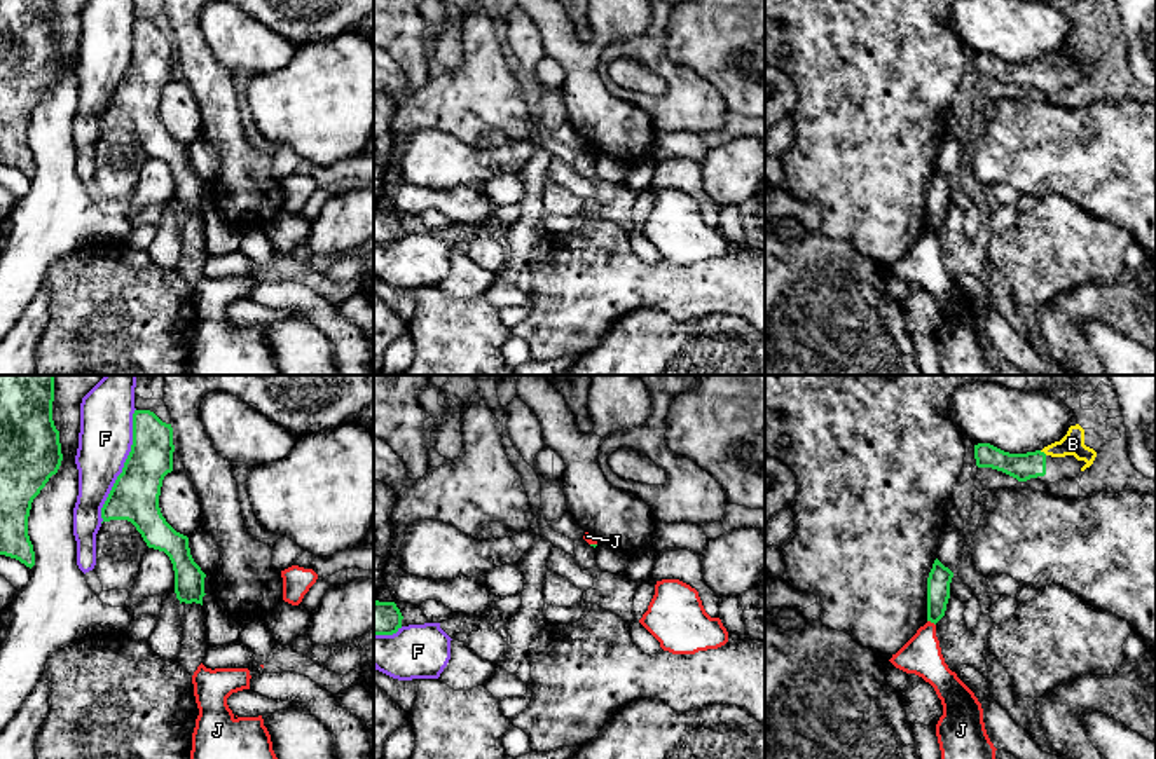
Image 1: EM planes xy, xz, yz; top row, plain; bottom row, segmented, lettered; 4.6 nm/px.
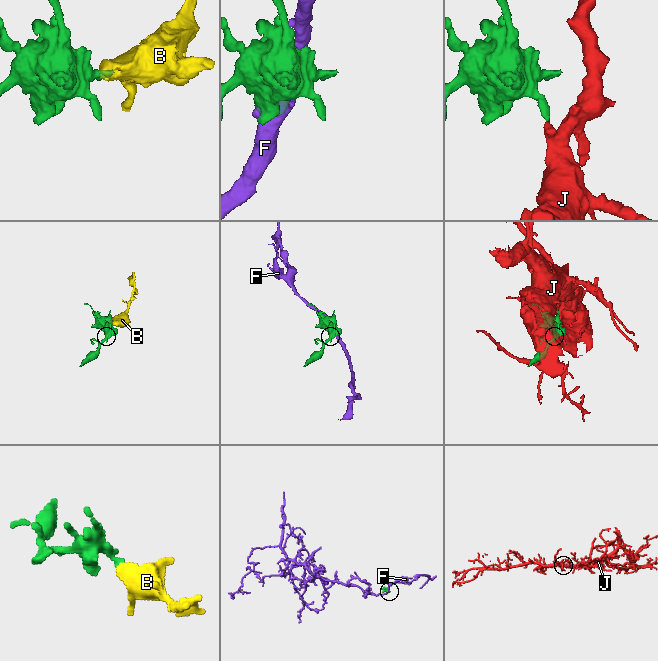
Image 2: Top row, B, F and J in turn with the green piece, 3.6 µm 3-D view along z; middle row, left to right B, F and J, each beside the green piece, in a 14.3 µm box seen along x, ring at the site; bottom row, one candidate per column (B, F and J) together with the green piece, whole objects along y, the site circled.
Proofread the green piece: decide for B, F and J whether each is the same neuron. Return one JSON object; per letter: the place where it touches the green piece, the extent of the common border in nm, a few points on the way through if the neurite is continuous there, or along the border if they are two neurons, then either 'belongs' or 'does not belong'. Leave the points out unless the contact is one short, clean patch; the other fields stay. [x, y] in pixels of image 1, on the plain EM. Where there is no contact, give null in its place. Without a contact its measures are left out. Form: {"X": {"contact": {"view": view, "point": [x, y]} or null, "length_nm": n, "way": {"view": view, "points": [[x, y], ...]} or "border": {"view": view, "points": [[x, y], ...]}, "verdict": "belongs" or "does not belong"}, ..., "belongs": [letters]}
{"B": {"contact": {"view": "yz", "point": [1043, 61]}, "length_nm": 40, "way": {"view": "yz", "points": [[1022, 75], [1031, 74], [1043, 61], [1073, 53]]}, "verdict": "belongs"}, "F": {"contact": {"view": "xy", "point": [124, 75]}, "length_nm": 550, "verdict": "does not belong"}, "J": {"contact": {"view": "yz", "point": [931, 231]}, "length_nm": 50, "border": {"view": "yz", "points": [[928, 229], [935, 234]]}, "verdict": "does not belong"}, "belongs": ["B"]}

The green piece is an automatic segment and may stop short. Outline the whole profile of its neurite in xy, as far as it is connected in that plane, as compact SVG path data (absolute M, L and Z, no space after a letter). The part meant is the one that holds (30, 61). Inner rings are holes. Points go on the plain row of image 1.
M0 0L0 164L30 178L31 112L63 70L52 10L54 0Z

